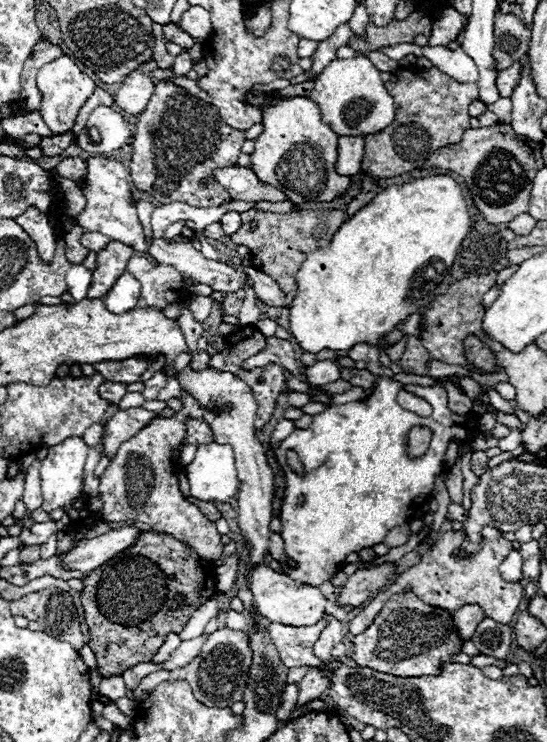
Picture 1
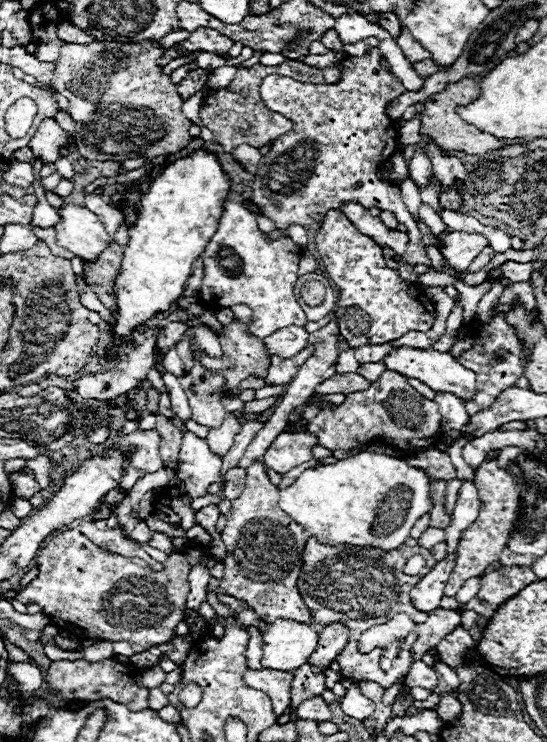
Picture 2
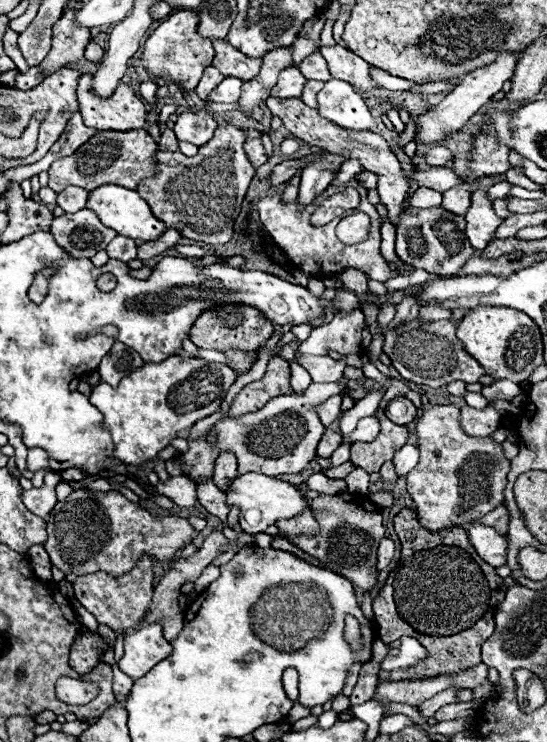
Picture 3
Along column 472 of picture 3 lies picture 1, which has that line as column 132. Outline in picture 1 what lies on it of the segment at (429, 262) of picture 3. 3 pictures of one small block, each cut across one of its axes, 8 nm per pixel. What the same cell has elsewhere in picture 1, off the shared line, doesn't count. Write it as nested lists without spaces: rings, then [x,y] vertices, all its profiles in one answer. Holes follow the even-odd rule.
[[[118,240],[110,242],[110,248],[106,252],[98,252],[98,270],[92,272],[92,284],[88,288],[88,298],[102,298],[112,284],[122,276],[126,270],[126,264],[134,250],[126,244],[120,244]]]

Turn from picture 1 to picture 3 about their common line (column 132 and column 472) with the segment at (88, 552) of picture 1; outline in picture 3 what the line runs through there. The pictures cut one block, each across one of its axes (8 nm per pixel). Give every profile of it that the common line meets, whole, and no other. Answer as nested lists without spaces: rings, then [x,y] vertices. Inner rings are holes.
[[[484,524],[472,526],[468,528],[468,538],[476,548],[476,552],[484,560],[488,560],[488,564],[492,564],[494,568],[506,564],[506,554],[508,554],[506,536],[498,534],[492,526],[484,526]]]

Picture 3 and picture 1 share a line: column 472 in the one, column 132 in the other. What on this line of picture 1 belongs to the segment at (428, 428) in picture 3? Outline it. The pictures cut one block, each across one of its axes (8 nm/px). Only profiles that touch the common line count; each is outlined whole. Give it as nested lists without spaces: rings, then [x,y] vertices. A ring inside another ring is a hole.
[[[184,392],[184,408],[180,412],[176,412],[174,418],[162,418],[164,422],[160,422],[160,418],[154,418],[146,428],[142,428],[142,432],[138,432],[136,436],[132,436],[130,440],[126,440],[126,444],[122,444],[114,456],[114,460],[110,462],[110,466],[106,468],[106,472],[100,476],[100,498],[104,502],[102,506],[102,520],[106,522],[144,522],[148,526],[152,526],[156,532],[166,532],[172,534],[174,538],[178,538],[180,542],[188,544],[190,548],[194,548],[194,552],[198,552],[198,556],[206,558],[206,560],[216,560],[222,554],[222,544],[220,544],[220,534],[216,532],[216,524],[210,522],[198,506],[194,506],[192,502],[188,502],[180,488],[178,488],[178,466],[172,460],[178,460],[180,454],[180,446],[182,440],[186,436],[186,418],[196,418],[202,420],[202,408],[196,404],[196,400],[192,396],[188,396]]]

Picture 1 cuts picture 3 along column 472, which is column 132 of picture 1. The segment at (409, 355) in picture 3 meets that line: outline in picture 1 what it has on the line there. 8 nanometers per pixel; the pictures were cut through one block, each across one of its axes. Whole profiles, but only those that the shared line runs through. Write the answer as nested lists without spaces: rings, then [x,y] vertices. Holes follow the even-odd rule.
[[[122,360],[122,362],[110,362],[110,364],[94,364],[94,370],[100,372],[108,382],[132,384],[140,380],[140,376],[148,366],[150,366],[148,360]]]

